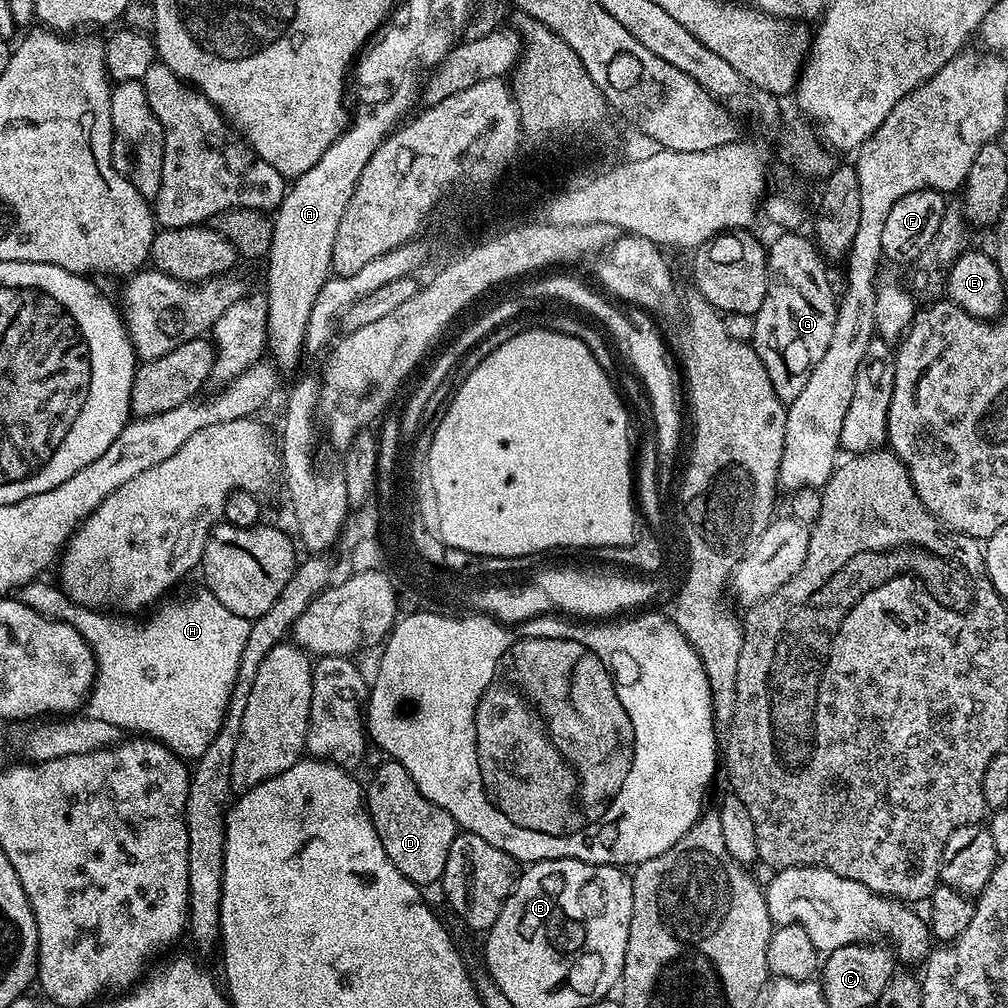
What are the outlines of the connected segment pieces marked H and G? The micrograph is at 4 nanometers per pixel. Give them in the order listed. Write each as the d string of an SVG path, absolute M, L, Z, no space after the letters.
M33 582L25 584L22 589L22 599L24 603L36 609L37 612L43 612L45 616L53 620L66 620L70 624L86 627L86 635L88 637L88 645L92 648L92 653L96 656L96 680L92 684L92 694L86 701L87 715L105 720L111 724L116 724L122 730L130 731L132 734L150 734L151 739L158 740L162 744L167 744L170 751L176 753L177 756L188 762L195 762L200 759L202 754L206 754L206 746L210 746L210 742L214 742L214 734L218 734L218 730L222 726L222 718L228 709L230 702L230 694L234 690L234 682L238 678L238 666L242 662L242 646L246 646L246 638L250 638L250 630L252 629L252 621L242 618L238 614L234 614L230 610L226 610L226 606L222 606L222 602L218 602L213 598L212 593L207 590L201 590L193 600L176 600L173 604L161 603L155 609L152 620L145 622L141 628L131 628L128 624L115 624L112 620L100 616L99 611L85 608L81 605L72 603L68 599L66 593L63 592L55 583L40 584L41 582Z
M788 230L771 245L767 245L768 253L768 289L762 306L754 317L754 330L750 341L755 348L762 366L766 366L766 374L770 378L770 386L774 386L774 394L785 402L791 402L802 394L802 386L806 386L806 378L814 370L814 366L826 354L826 346L830 346L830 334L836 321L837 297L832 296L832 284L828 281L828 272L824 269L825 261L822 253L811 239L808 240L799 231Z

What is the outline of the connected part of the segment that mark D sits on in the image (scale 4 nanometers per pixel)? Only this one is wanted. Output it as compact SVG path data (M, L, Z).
M397 760L383 761L376 773L366 780L366 807L368 817L372 819L374 830L386 850L386 858L398 866L398 870L411 884L425 886L443 881L446 870L446 858L450 858L450 846L458 835L458 825L442 806L430 802L414 786L414 778Z

